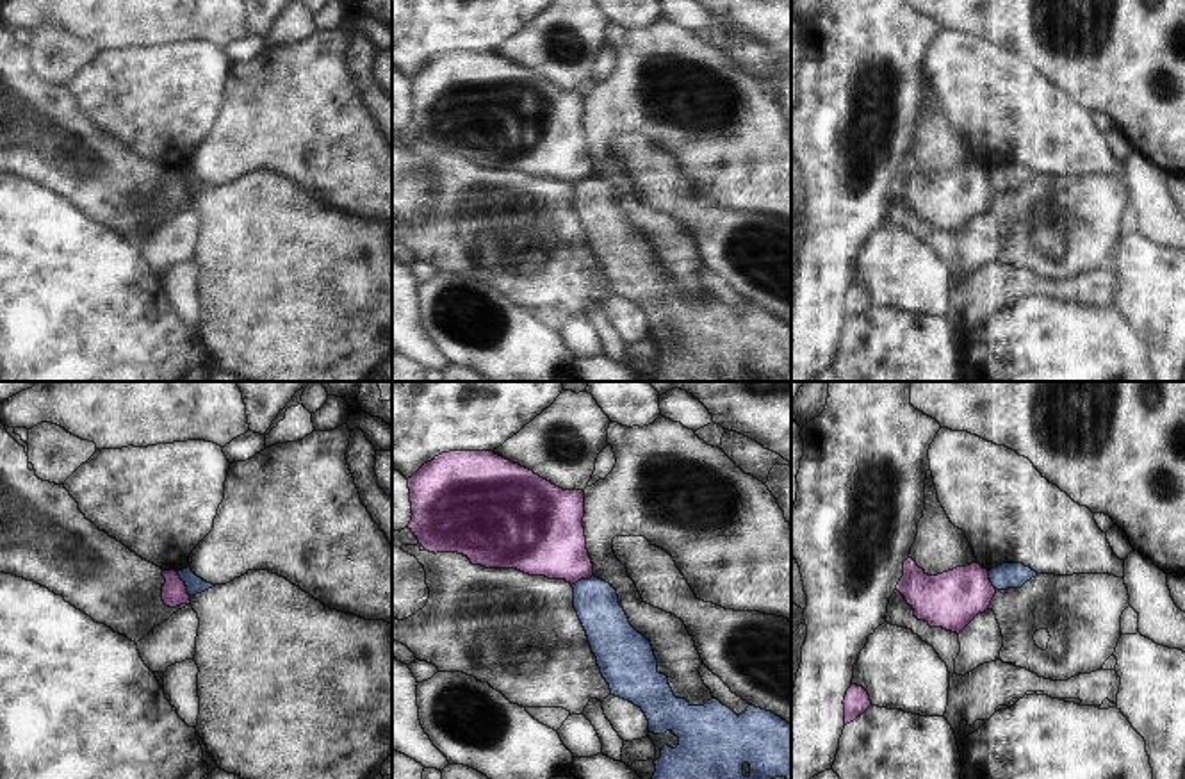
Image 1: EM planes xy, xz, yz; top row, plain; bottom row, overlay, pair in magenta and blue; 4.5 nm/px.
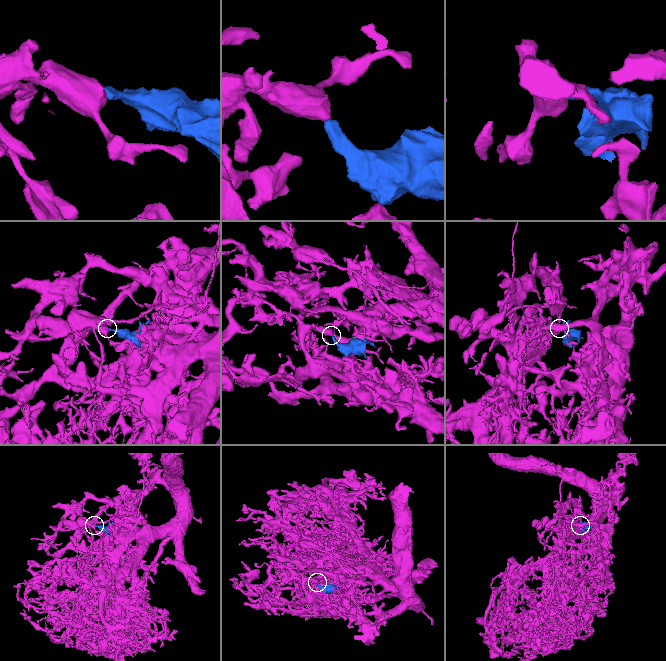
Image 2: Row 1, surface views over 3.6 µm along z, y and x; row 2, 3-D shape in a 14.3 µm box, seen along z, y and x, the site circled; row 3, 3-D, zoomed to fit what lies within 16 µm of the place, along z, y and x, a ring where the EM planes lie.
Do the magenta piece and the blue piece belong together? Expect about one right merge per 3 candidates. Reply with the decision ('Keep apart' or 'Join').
Keep apart

